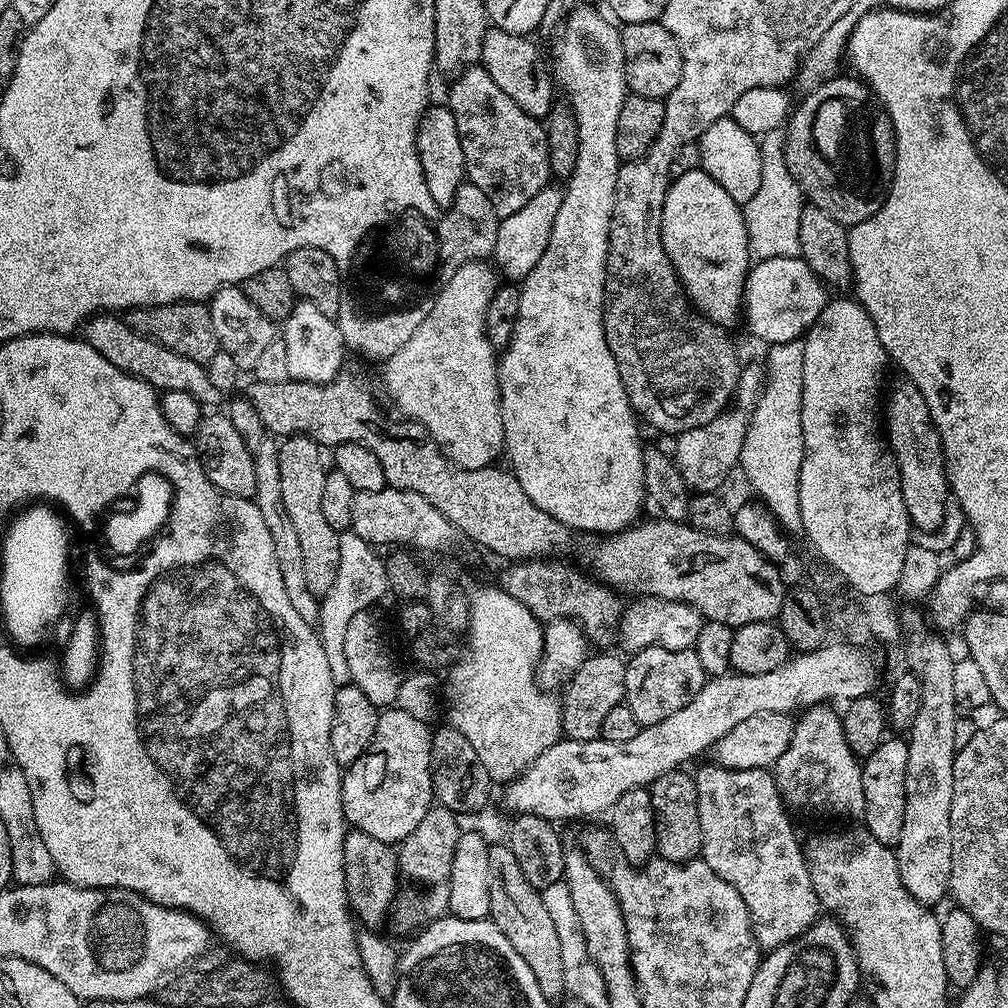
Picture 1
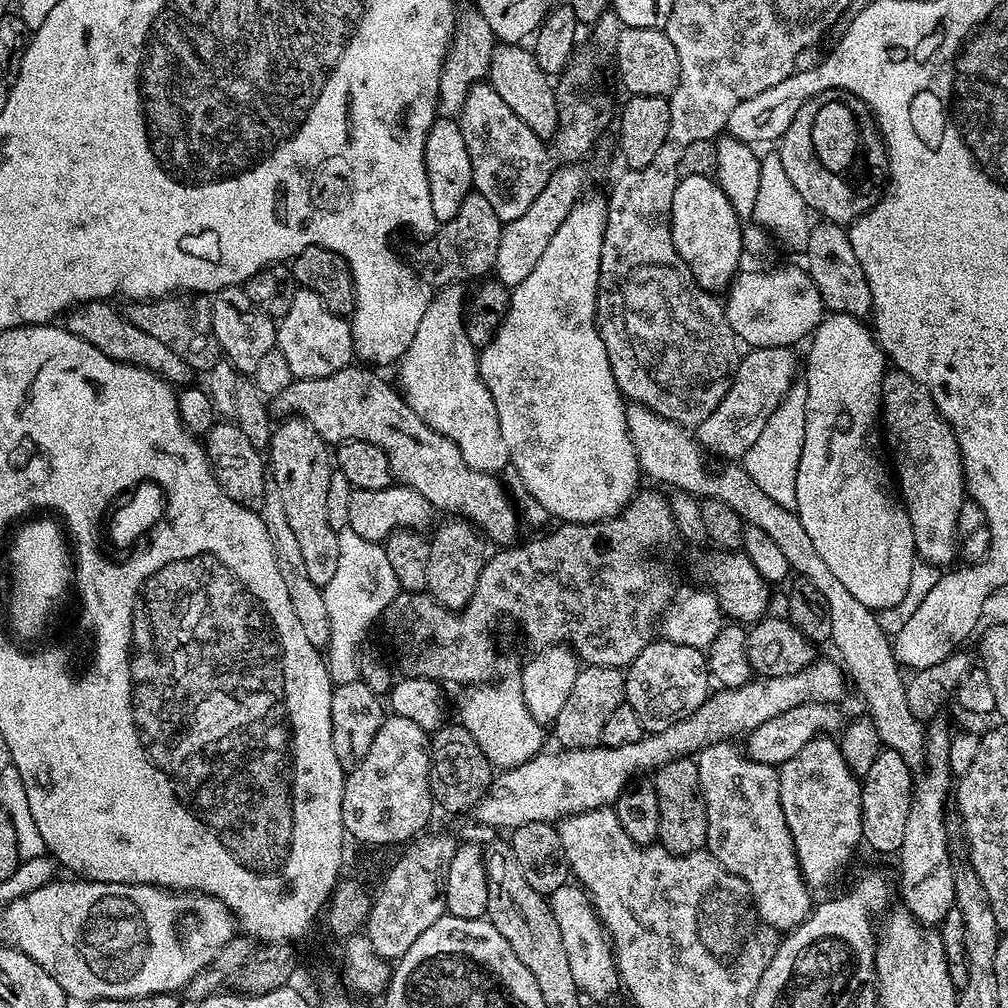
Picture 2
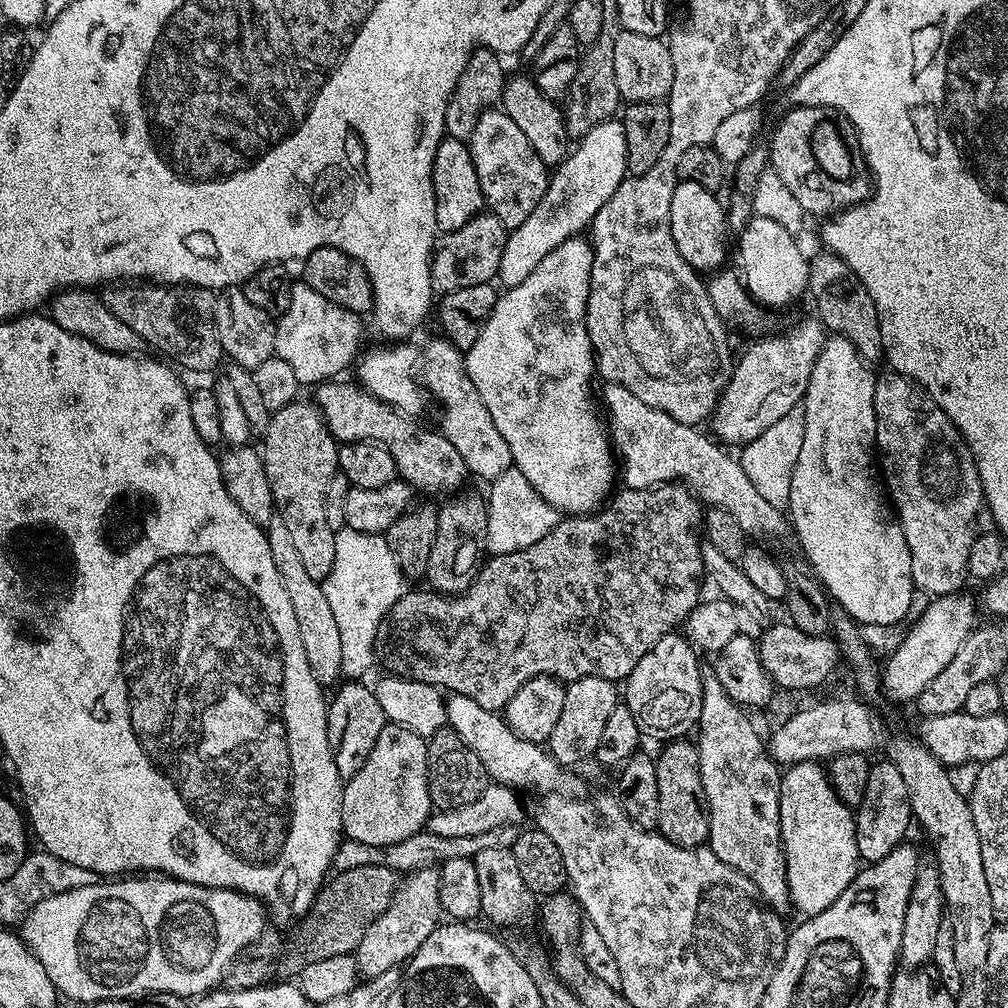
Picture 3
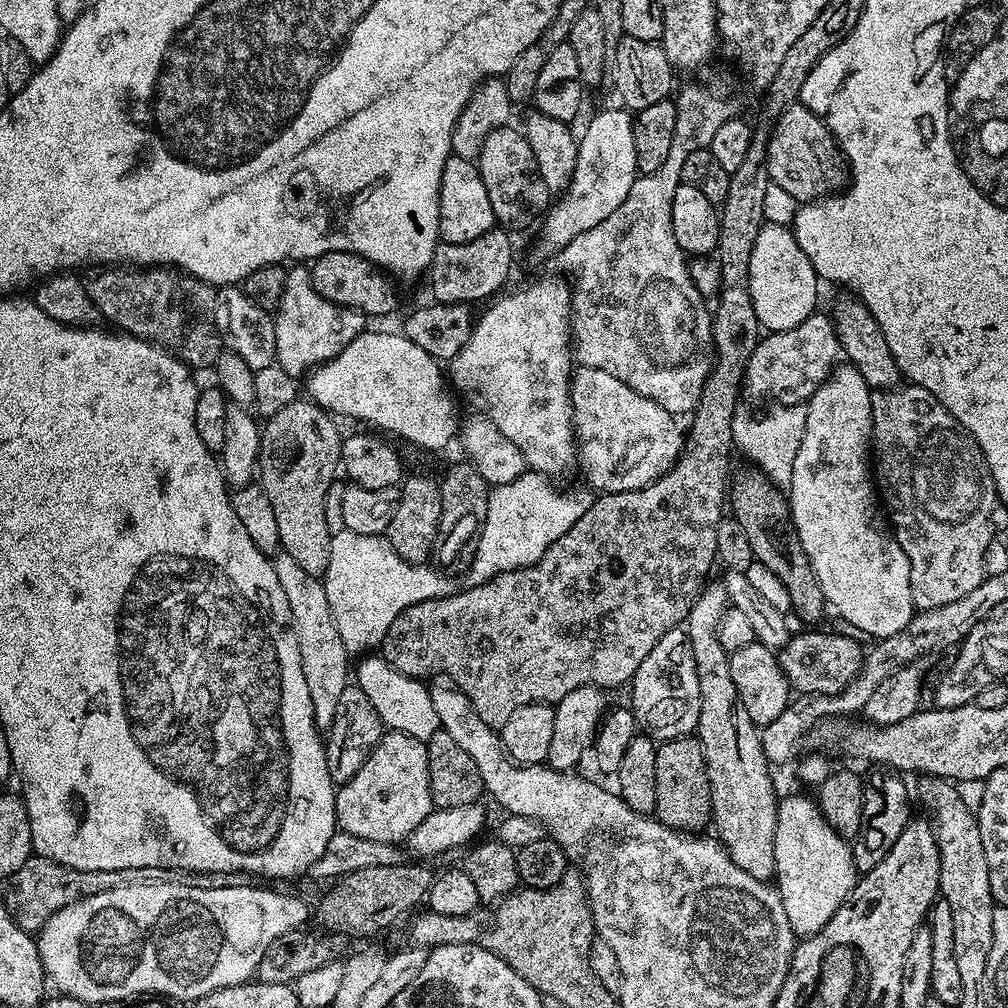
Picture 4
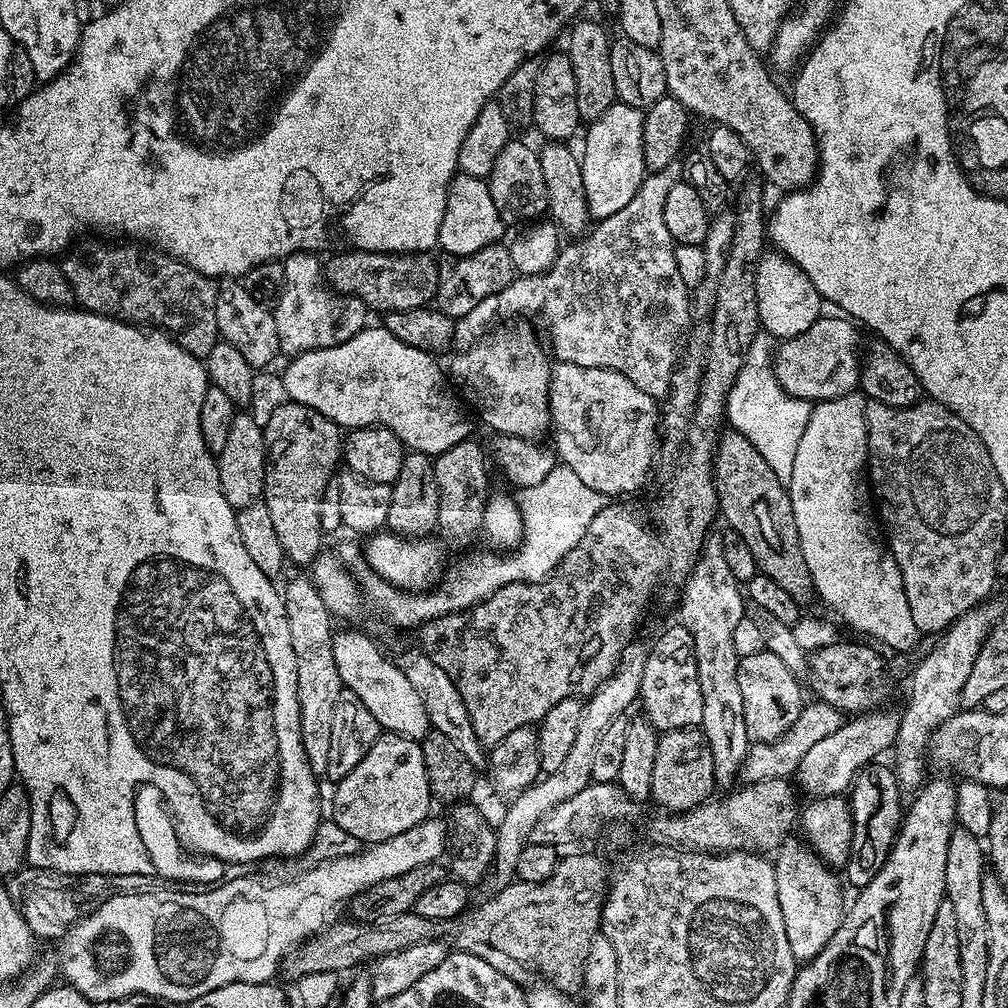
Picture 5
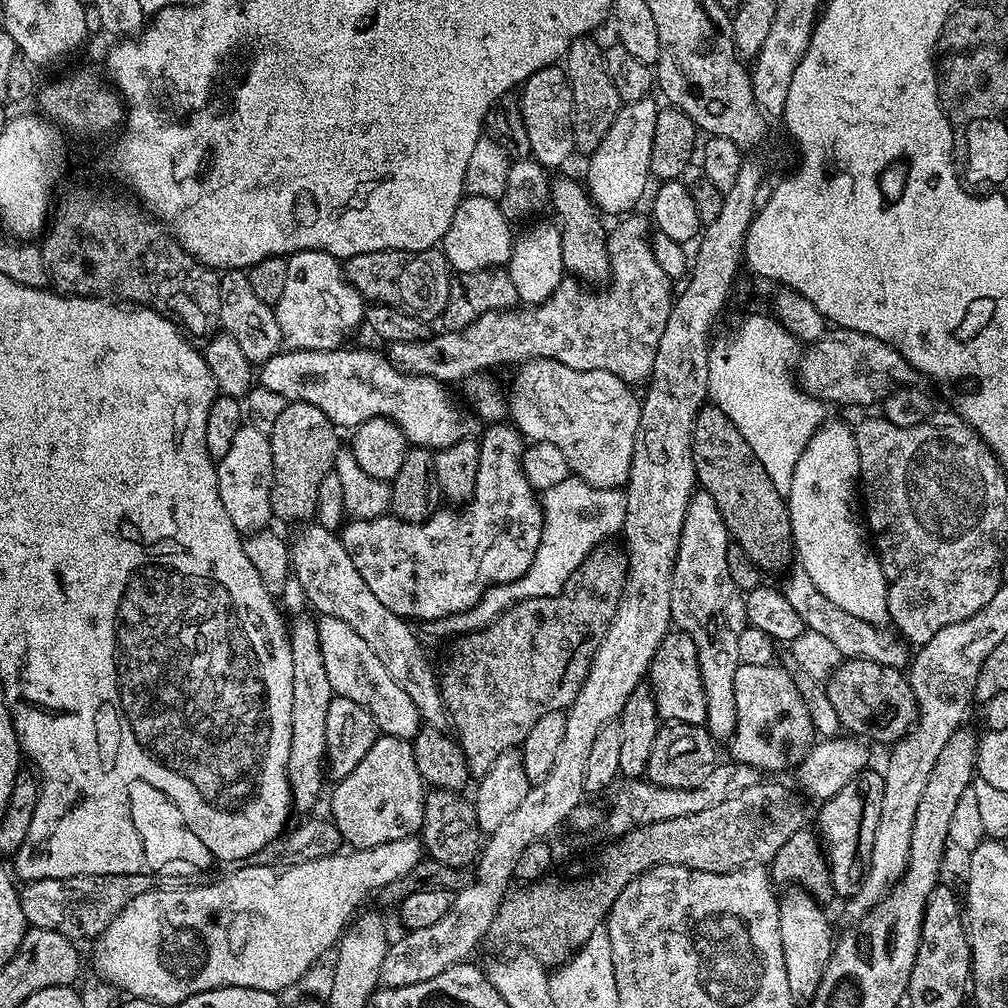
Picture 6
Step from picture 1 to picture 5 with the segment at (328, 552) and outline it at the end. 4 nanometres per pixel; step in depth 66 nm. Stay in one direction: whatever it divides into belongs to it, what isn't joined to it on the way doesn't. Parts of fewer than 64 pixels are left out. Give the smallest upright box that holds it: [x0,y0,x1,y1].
[262,402,342,566]

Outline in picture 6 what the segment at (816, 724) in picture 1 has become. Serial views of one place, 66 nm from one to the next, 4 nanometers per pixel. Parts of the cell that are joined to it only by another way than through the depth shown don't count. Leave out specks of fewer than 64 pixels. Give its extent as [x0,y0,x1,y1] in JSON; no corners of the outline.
[780,890,834,1002]

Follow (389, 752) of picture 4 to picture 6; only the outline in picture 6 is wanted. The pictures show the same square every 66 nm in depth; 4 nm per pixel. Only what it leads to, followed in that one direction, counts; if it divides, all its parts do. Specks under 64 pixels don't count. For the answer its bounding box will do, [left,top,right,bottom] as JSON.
[330,735,426,849]

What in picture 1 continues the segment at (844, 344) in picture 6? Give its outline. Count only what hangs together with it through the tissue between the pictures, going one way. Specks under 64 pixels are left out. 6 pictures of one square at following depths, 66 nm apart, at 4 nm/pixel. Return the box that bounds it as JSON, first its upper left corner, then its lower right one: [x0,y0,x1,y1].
[675,364,765,493]

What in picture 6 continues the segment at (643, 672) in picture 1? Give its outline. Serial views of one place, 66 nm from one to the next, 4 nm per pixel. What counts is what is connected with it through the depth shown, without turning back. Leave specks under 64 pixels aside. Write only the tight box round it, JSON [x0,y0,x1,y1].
[646,630,706,725]

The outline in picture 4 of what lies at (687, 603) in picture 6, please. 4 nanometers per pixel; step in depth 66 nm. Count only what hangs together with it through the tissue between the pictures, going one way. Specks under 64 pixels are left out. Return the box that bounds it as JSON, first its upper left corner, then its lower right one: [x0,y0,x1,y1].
[686,583,778,881]

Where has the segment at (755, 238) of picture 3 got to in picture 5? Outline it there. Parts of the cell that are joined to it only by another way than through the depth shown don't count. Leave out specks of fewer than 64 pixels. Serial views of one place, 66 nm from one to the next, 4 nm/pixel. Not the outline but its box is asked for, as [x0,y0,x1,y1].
[756,253,824,341]

